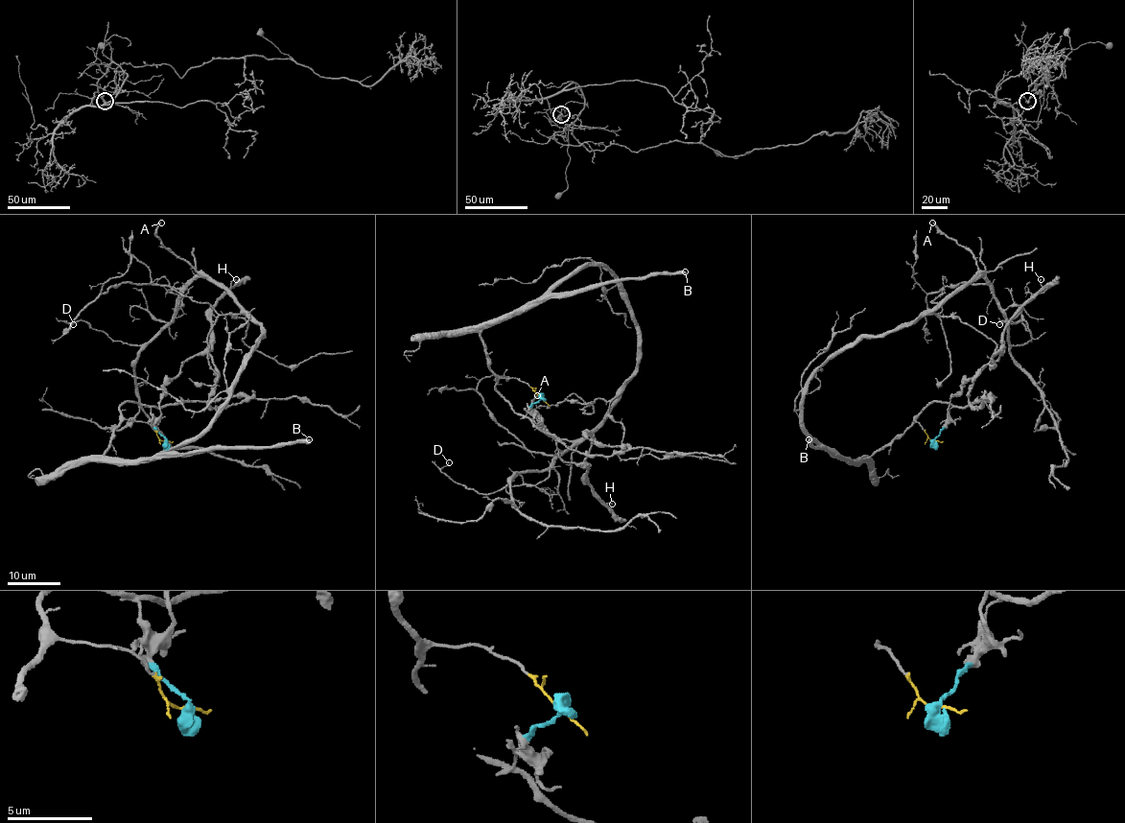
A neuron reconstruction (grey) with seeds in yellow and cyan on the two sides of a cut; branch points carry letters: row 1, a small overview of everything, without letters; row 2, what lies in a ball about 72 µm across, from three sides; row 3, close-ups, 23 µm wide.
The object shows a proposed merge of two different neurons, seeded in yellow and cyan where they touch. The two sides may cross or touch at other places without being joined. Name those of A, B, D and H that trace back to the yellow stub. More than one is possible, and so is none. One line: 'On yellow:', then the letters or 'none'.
On yellow: A, B, D

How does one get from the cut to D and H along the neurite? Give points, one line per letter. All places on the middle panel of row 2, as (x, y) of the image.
D: (541, 398), (489, 365), (481, 332), (604, 266), (638, 327), (620, 399), (496, 491), (449, 462)
H: (541, 398), (530, 409), (556, 442), (558, 456), (567, 462), (585, 464), (587, 483), (607, 505), (612, 504)

